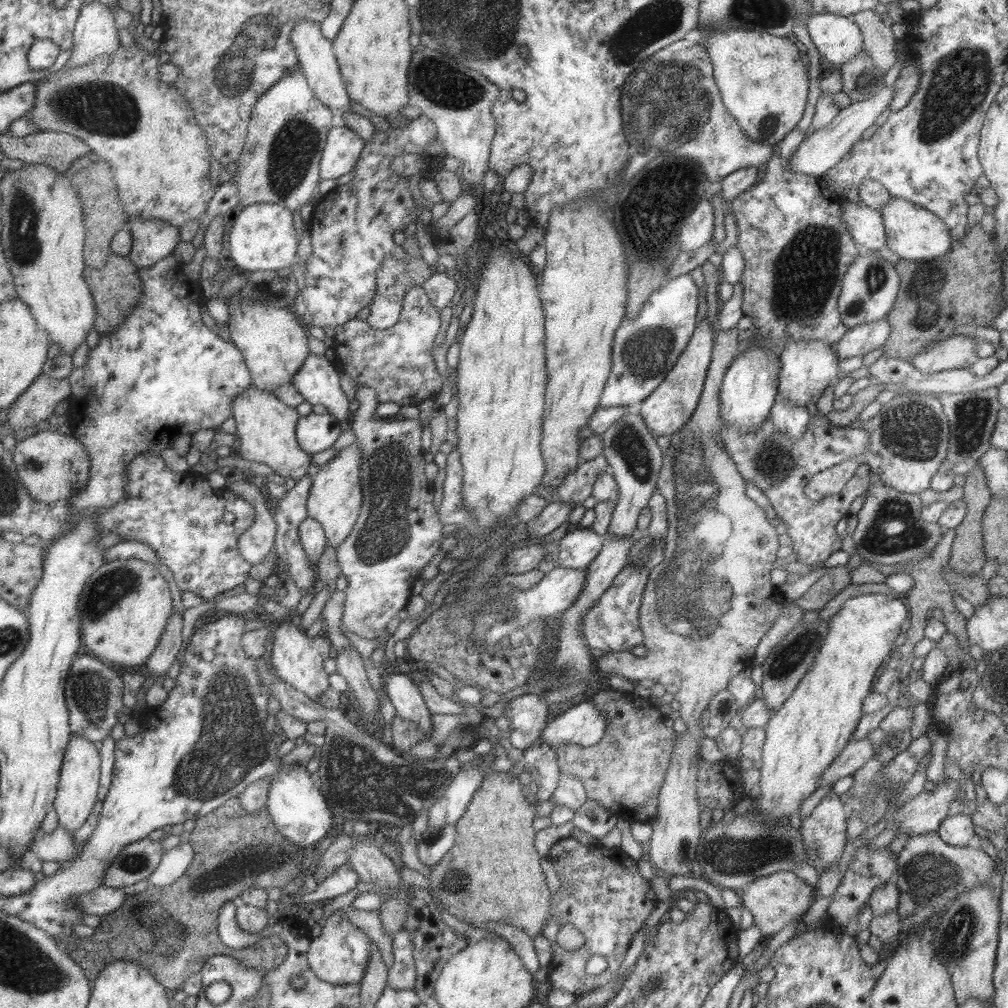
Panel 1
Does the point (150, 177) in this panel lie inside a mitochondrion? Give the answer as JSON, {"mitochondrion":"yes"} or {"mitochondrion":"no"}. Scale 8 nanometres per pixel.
{"mitochondrion":"no"}

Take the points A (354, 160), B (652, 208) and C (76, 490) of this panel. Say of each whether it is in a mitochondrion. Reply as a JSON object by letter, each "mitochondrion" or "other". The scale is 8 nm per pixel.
{"A":"other","B":"mitochondrion","C":"other"}

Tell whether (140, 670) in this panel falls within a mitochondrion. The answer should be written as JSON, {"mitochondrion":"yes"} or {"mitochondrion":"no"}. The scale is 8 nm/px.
{"mitochondrion":"no"}

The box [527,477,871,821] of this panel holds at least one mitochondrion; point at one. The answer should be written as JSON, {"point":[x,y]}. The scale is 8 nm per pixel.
{"point":[787,659]}

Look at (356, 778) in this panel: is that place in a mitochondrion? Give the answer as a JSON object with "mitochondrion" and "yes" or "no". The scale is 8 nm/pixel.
{"mitochondrion":"yes"}

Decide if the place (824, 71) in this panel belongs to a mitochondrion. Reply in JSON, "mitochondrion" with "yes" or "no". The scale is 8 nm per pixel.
{"mitochondrion":"no"}

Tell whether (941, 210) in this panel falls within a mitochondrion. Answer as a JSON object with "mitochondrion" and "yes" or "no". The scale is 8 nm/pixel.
{"mitochondrion":"no"}

